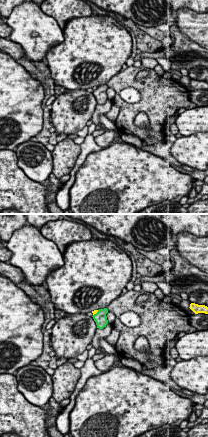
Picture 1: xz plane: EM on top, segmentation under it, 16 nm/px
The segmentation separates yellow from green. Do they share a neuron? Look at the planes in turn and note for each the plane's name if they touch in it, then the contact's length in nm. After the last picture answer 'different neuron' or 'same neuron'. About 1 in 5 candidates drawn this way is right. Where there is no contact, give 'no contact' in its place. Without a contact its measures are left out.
contact in xz; length 130 nm

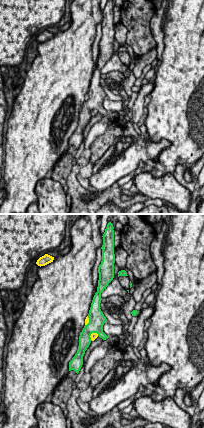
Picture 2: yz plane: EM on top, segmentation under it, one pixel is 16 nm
contact in yz; length 170 nm

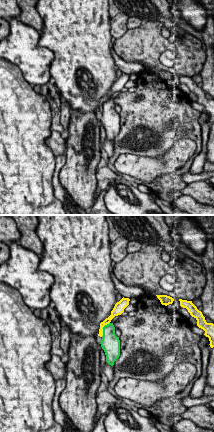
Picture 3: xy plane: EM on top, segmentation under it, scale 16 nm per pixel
contact in xy; length 280 nm

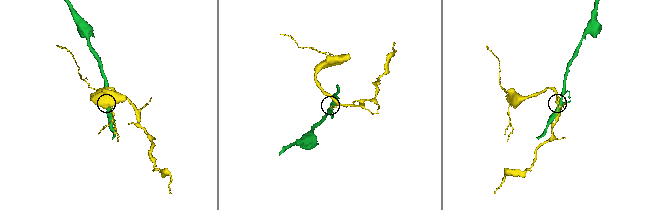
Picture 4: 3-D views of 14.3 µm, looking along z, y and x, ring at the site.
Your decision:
different neuron

